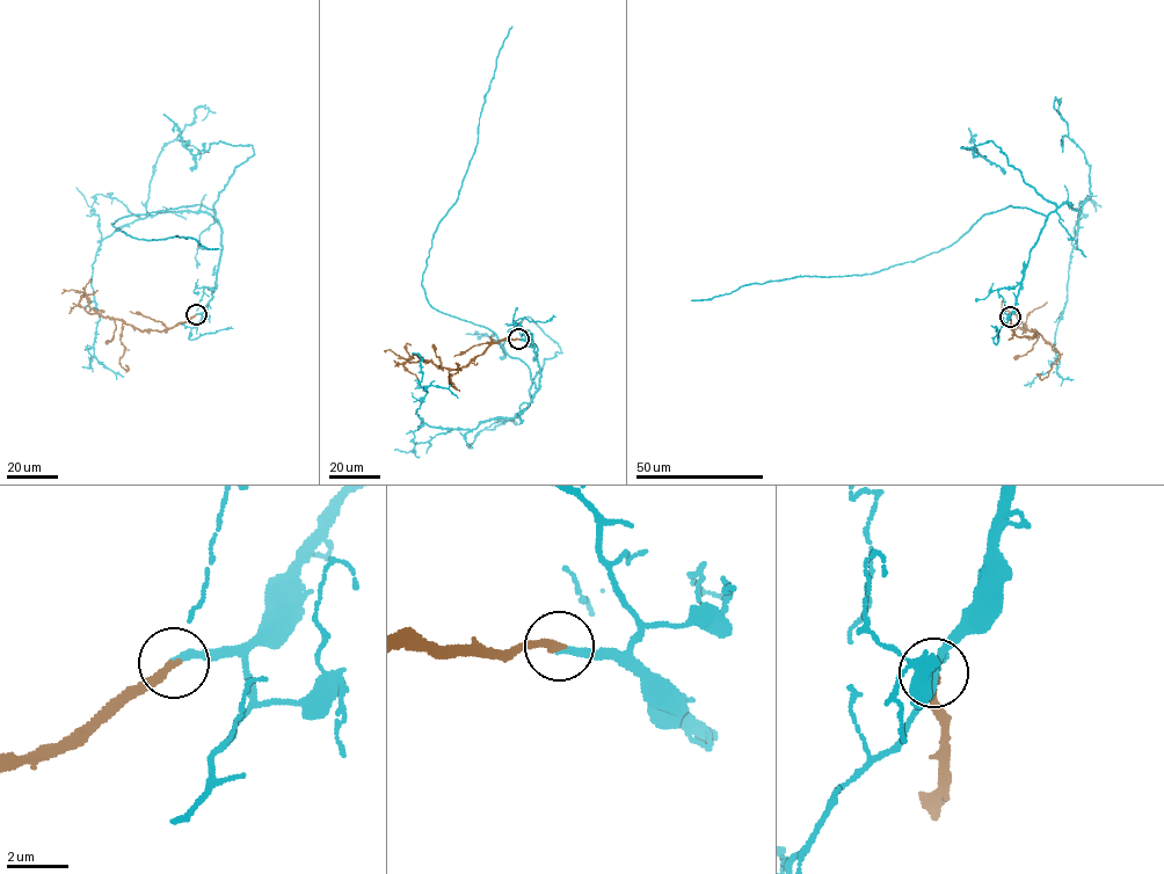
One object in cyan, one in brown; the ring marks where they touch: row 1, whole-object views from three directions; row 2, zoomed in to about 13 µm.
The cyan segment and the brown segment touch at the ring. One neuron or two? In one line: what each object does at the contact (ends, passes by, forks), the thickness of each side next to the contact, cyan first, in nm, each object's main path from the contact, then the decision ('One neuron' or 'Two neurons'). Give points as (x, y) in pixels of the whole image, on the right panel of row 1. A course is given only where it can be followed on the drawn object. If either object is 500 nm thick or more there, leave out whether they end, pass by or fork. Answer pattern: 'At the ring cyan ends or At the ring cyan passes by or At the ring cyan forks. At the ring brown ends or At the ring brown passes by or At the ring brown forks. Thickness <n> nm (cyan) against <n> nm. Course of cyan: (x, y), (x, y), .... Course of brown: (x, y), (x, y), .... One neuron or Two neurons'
At the ring cyan ends. At the ring brown ends. Thickness 240 nm (cyan) against 280 nm. Course of cyan: (1010, 317), (1047, 217), (1011, 205), (987, 213), (952, 245), (914, 261), (871, 274), (751, 284), (691, 300). Course of brown: (1010, 317), (1013, 334), (1032, 337), (1035, 332), (1025, 332), (1023, 325), (1031, 312), (1047, 301). One neuron

